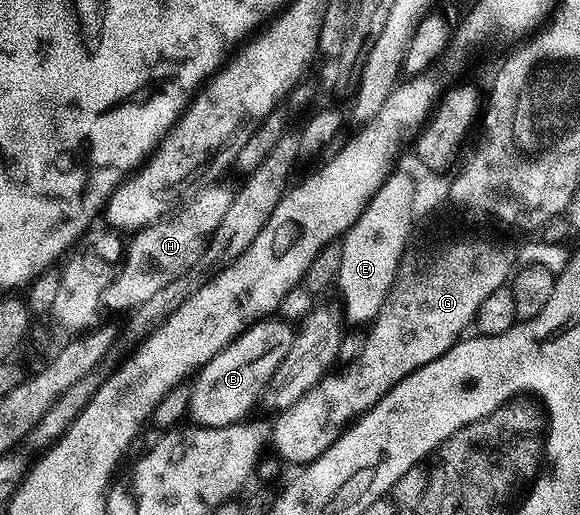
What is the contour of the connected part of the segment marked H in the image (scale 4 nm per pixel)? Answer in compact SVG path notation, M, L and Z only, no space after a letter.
M221 185L206 186L172 216L144 226L130 237L133 239L128 239L123 261L113 282L104 292L103 305L106 311L132 312L145 300L150 299L159 288L166 287L177 276L183 276L203 256L212 234L219 228L233 200L234 191Z

